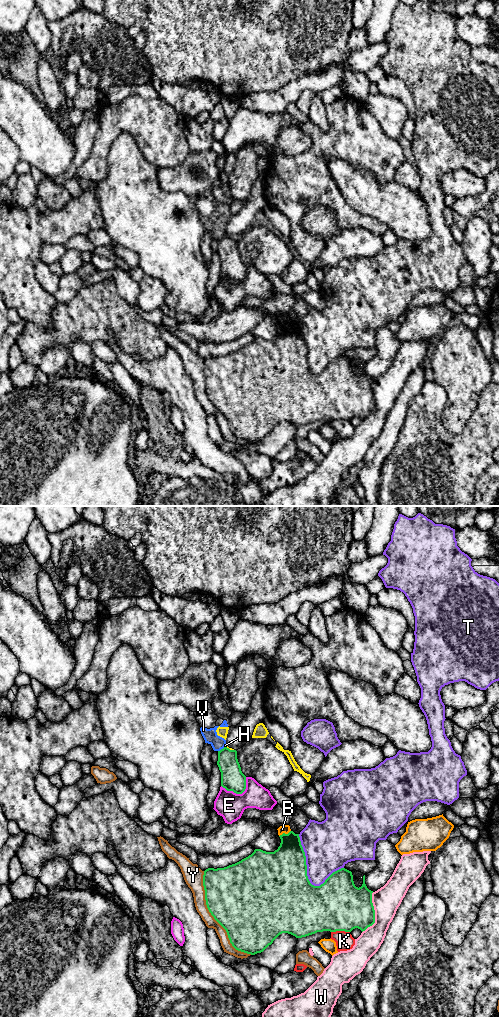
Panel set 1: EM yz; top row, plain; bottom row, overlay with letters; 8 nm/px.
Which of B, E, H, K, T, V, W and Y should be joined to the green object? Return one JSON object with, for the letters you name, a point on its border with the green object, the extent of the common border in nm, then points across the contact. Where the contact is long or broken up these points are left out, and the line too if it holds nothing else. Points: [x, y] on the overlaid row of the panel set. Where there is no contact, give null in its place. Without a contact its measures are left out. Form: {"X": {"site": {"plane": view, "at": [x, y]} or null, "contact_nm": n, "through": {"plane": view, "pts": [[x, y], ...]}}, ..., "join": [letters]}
{"join": []}

